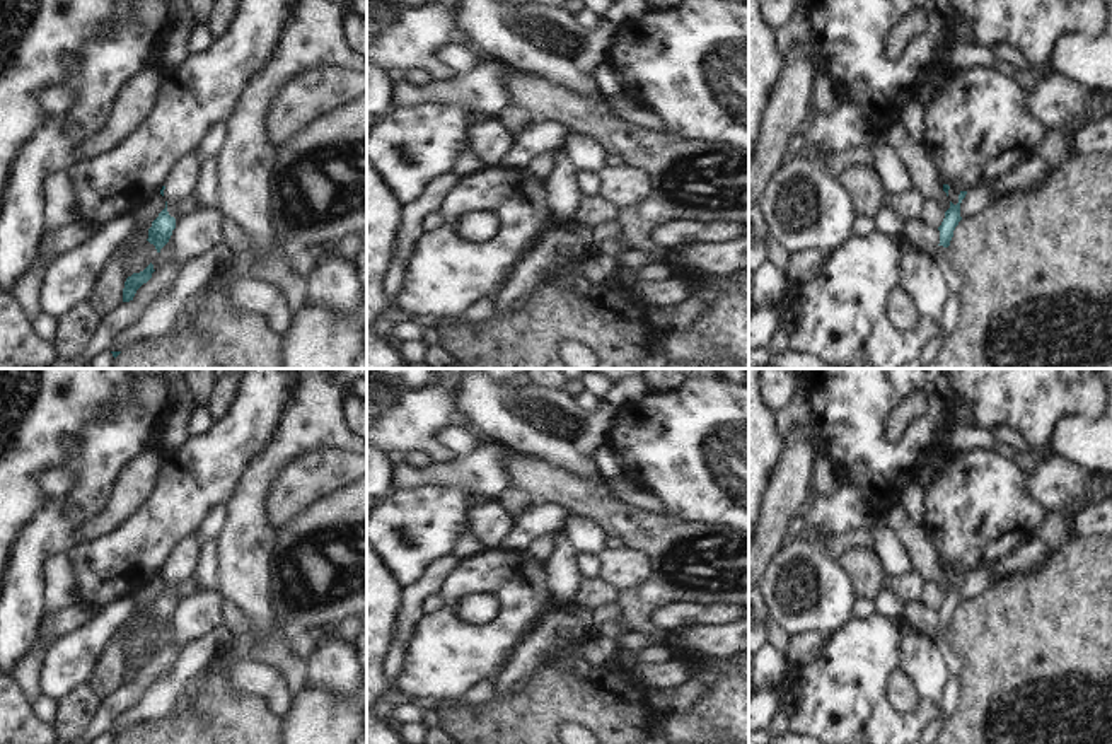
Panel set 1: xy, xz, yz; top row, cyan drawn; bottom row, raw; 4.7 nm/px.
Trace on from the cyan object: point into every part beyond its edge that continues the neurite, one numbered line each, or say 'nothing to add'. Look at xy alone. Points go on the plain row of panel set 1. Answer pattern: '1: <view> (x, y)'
1: xy (183, 563)

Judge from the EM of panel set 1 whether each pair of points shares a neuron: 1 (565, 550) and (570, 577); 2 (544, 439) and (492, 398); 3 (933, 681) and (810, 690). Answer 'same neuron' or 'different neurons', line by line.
1: same neuron
2: same neuron
3: same neuron

